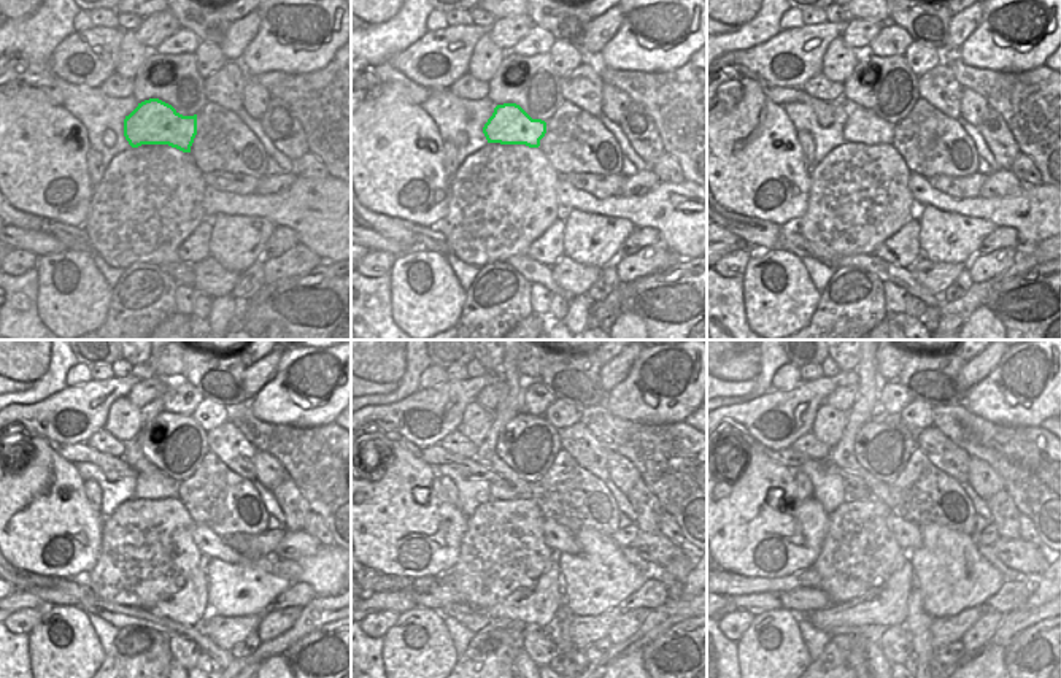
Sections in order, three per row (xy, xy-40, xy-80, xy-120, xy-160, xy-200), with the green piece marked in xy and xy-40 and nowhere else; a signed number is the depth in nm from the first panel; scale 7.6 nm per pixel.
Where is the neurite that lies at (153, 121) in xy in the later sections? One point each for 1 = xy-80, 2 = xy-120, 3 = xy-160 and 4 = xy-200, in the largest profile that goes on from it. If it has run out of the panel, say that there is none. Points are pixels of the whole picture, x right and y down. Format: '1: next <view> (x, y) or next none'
1: next xy-80 (863, 126)
2: next xy-120 (148, 486)
3: next xy-160 (504, 493)
4: next xy-200 (850, 493)

